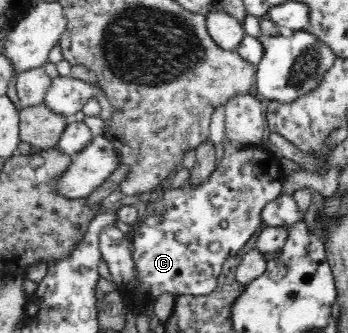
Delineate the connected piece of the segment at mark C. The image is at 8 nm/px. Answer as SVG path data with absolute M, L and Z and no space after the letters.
M224 143L225 156L206 180L198 184L185 181L182 186L173 186L173 178L167 178L158 185L162 210L144 218L142 224L131 231L132 261L134 261L133 282L136 290L120 290L121 297L128 305L135 306L137 315L147 304L155 303L162 294L202 296L216 290L219 276L226 259L236 257L238 252L252 239L260 226L259 212L265 204L279 198L285 180L279 168L278 158L260 146L234 148Z

